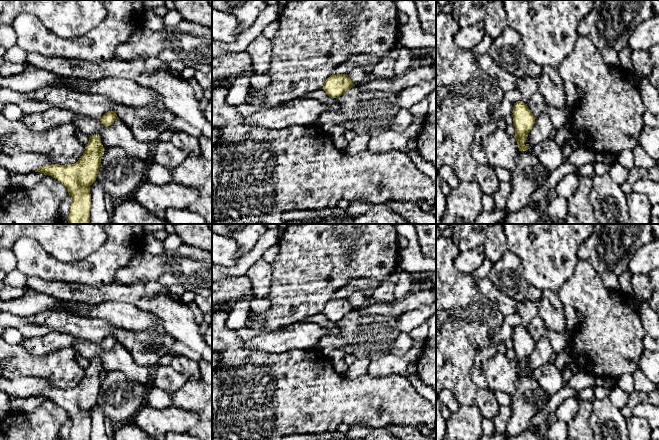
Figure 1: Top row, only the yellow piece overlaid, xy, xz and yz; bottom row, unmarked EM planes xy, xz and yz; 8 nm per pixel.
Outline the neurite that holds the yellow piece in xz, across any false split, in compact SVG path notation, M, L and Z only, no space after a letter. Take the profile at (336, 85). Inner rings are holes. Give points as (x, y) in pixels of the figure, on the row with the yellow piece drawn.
M337 74L327 78L322 89L329 97L338 98L354 86L347 74Z

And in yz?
M523 101L514 103L512 117L513 126L515 127L514 138L517 141L519 151L527 151L530 148L524 143L527 140L528 133L531 131L531 128L535 123L536 117Z

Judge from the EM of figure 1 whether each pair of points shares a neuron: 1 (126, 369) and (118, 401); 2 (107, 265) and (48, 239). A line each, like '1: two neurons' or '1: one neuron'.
1: two neurons
2: two neurons

